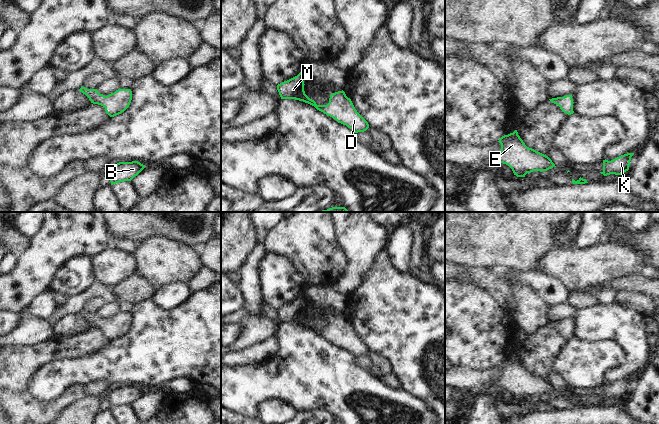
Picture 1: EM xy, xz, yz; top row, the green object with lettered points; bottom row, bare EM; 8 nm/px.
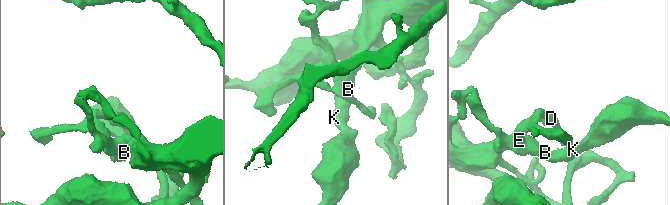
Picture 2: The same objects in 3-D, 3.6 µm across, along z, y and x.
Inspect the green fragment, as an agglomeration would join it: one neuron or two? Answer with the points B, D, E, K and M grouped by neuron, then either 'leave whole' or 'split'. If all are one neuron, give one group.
B D E K M | leave whole

